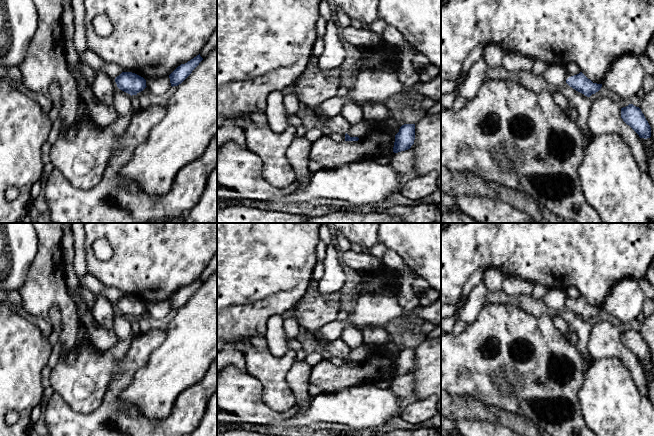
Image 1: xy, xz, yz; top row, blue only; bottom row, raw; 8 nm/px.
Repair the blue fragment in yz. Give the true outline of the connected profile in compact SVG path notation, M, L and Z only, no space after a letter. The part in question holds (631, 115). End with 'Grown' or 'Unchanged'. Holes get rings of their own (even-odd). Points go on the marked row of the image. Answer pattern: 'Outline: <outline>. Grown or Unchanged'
Outline: M629 104L621 108L621 118L640 138L647 139L651 137L651 127L639 107Z. Unchanged

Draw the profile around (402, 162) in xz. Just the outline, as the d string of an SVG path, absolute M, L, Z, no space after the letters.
M410 149L393 153L389 164L399 174L405 174L413 170L415 157Z

